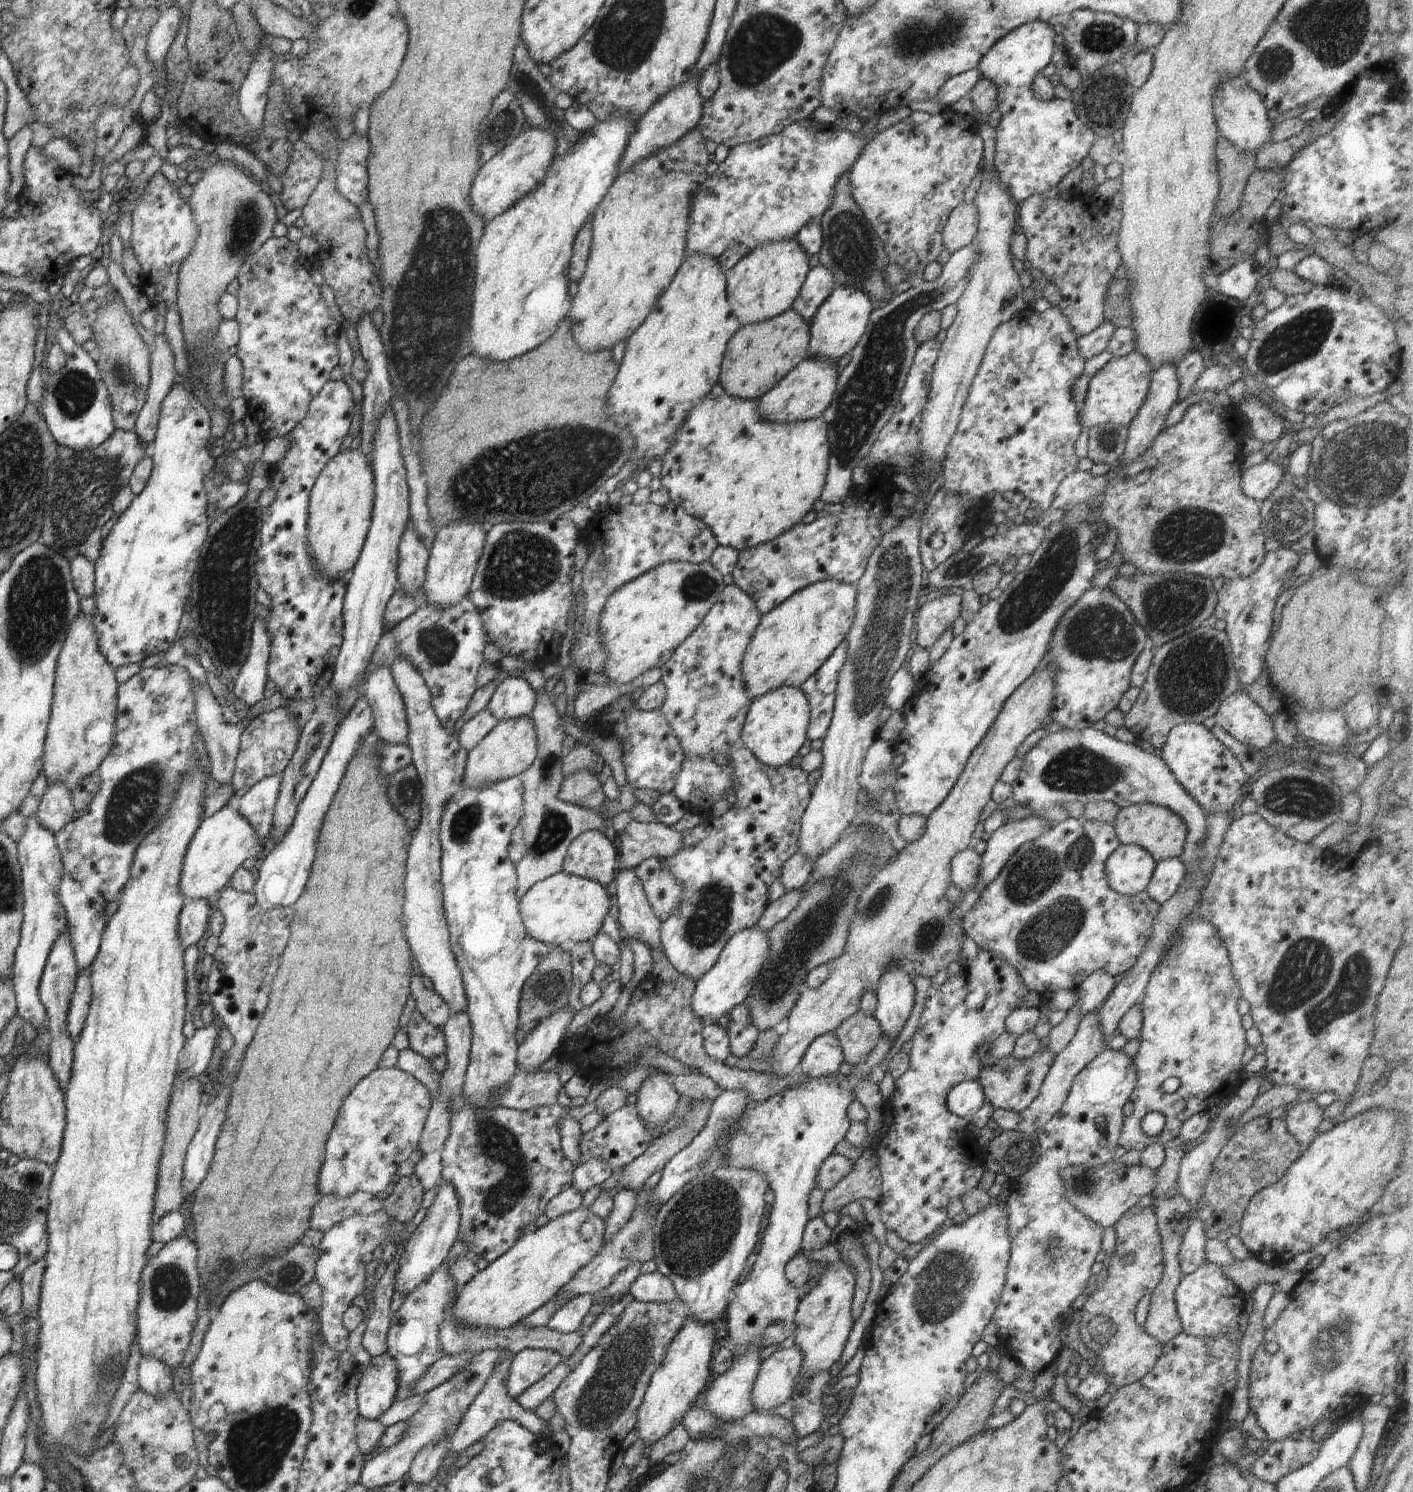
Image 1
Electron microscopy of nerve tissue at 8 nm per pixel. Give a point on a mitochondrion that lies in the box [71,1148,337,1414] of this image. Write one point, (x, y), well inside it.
(169, 1286)

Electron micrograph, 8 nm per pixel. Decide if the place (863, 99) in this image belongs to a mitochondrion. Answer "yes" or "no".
no

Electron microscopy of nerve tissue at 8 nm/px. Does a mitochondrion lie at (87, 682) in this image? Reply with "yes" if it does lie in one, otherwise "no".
no

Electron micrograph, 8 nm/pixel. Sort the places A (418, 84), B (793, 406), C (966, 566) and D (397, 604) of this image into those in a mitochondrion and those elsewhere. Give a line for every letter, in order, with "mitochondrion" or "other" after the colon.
A: other
B: other
C: mitochondrion
D: other

